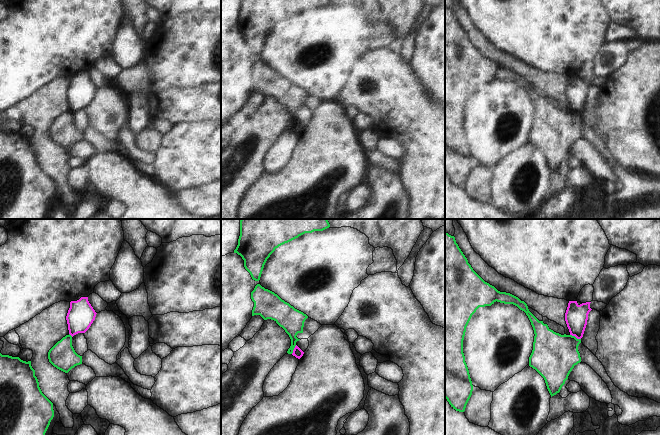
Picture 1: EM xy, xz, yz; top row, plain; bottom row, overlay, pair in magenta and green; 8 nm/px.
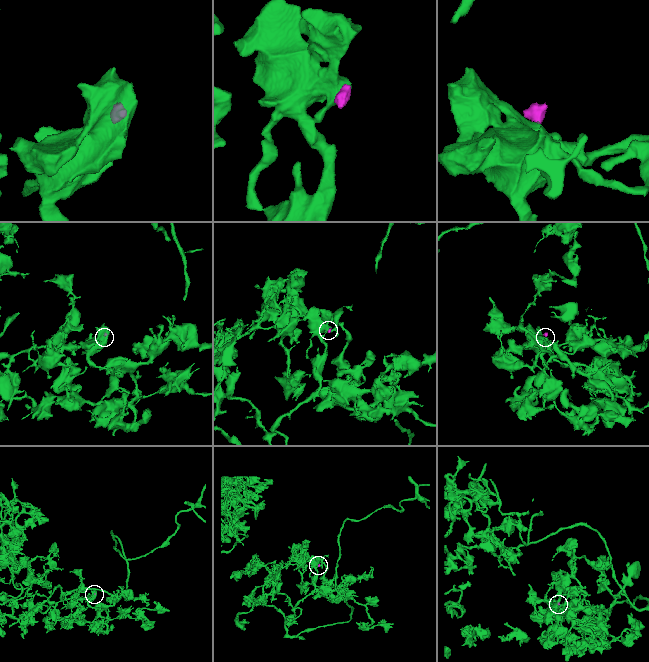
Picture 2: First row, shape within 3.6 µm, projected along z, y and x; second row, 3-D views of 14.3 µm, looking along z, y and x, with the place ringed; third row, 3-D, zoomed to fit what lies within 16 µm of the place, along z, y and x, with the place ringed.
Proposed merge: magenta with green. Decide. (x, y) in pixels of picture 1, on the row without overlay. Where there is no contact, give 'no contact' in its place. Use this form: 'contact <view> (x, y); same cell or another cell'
contact yz (575, 112); another cell

